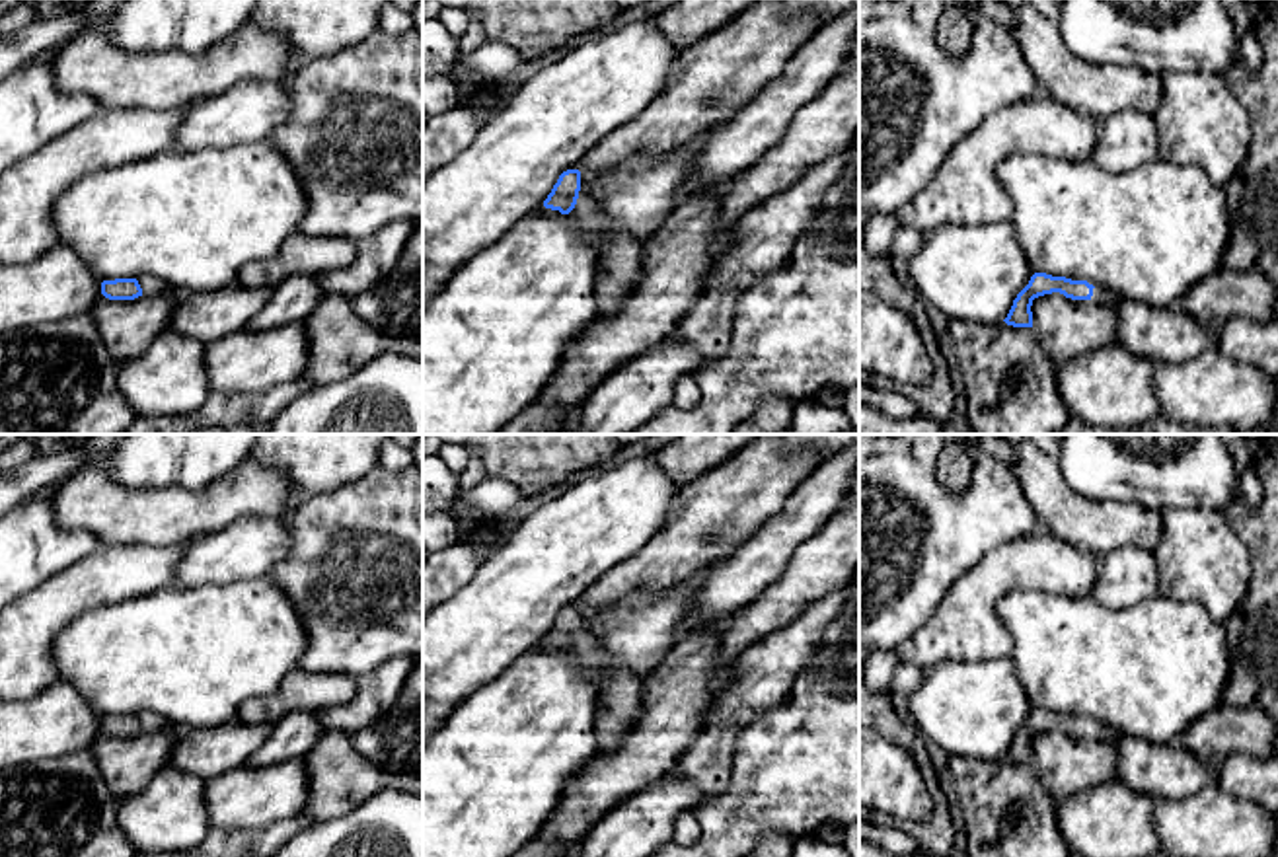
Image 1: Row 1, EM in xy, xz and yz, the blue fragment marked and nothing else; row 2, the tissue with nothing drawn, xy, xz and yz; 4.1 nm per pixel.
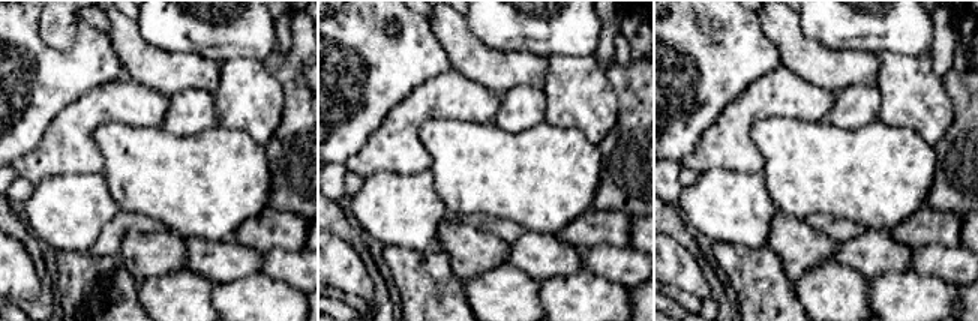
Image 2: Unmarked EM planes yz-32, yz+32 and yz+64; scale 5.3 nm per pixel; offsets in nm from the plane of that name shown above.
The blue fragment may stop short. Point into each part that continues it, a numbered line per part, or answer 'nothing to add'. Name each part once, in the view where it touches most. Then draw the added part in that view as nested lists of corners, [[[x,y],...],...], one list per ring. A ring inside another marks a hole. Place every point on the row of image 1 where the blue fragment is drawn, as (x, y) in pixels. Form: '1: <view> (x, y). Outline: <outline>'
1: xy (149, 285). Outline: [[[142,277],[138,279],[138,284],[142,288],[142,294],[152,296],[152,294],[166,294],[166,296],[175,296],[179,298],[183,292],[173,288],[169,282],[158,280],[154,277]]]

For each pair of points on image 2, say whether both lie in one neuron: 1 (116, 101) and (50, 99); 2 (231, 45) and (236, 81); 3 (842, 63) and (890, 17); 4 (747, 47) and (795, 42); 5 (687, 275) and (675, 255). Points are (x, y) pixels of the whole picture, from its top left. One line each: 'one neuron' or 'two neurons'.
1: two neurons
2: two neurons
3: two neurons
4: two neurons
5: one neuron

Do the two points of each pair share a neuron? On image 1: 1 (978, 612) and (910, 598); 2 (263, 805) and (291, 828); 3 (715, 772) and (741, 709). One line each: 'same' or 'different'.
1: different
2: different
3: same

